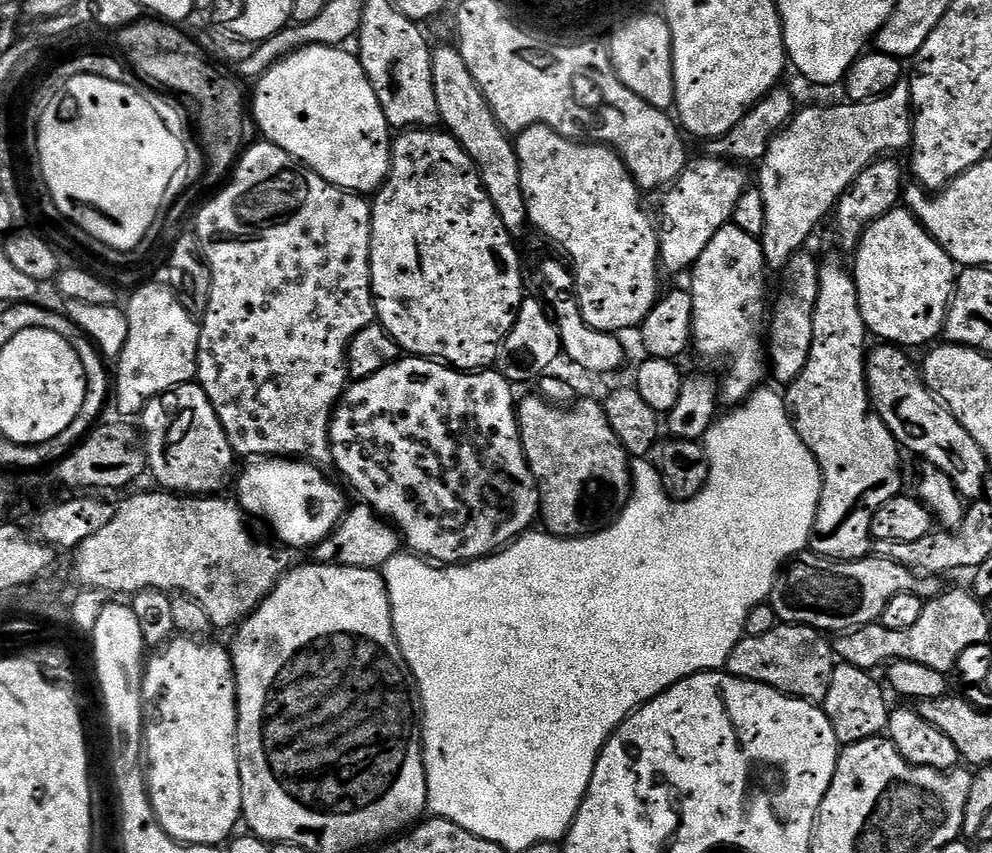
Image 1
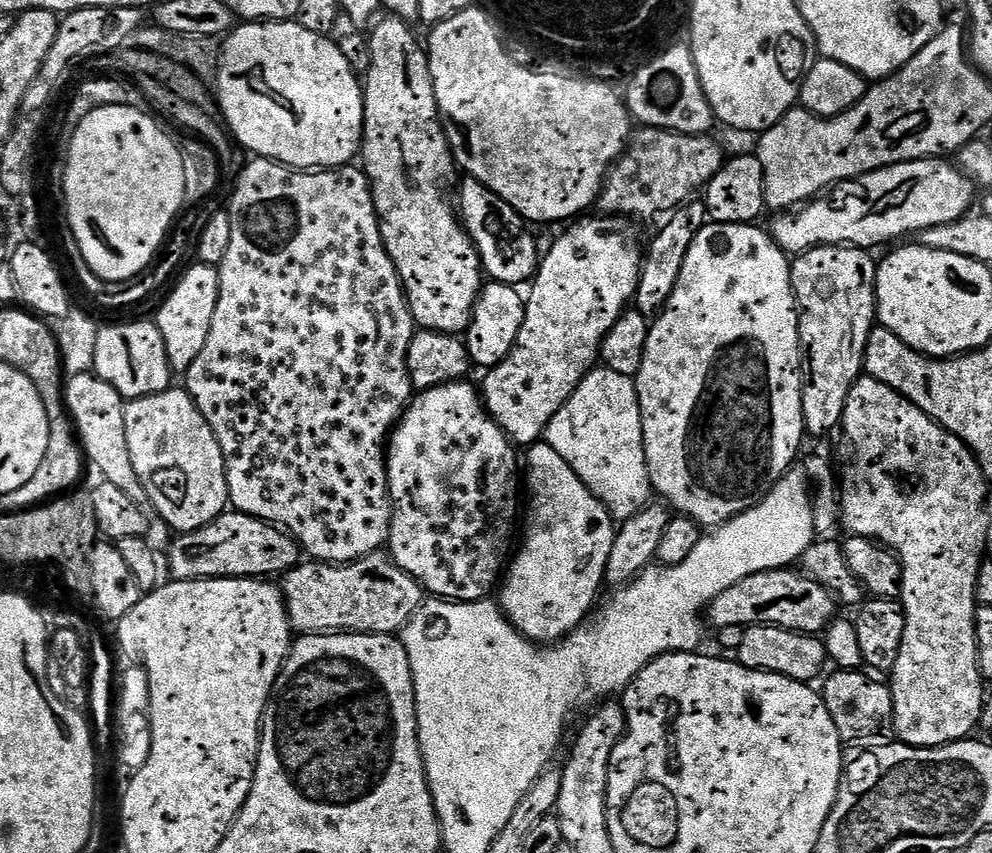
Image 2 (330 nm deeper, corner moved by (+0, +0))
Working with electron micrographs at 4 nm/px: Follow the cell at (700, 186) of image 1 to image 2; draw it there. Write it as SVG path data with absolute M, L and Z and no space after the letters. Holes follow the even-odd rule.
M601 215L599 217L600 220L588 219L589 218L577 219L571 226L565 227L568 229L549 246L548 252L546 248L536 269L536 275L531 281L530 287L527 289L529 292L526 292L522 330L518 330L518 338L514 342L514 346L506 359L504 359L502 363L493 366L493 368L487 369L485 376L488 377L484 380L484 388L482 384L482 399L485 412L492 417L495 424L508 435L509 441L516 446L519 446L519 444L521 444L521 446L535 444L547 433L548 424L554 418L554 414L558 414L558 410L562 410L562 406L568 401L570 394L574 394L574 390L588 377L589 372L597 367L598 361L600 360L600 347L606 338L606 334L610 334L610 330L614 330L614 322L618 322L620 315L622 315L636 299L638 278L640 277L640 265L642 263L642 244L636 241L636 232L628 225L631 223L623 216Z

